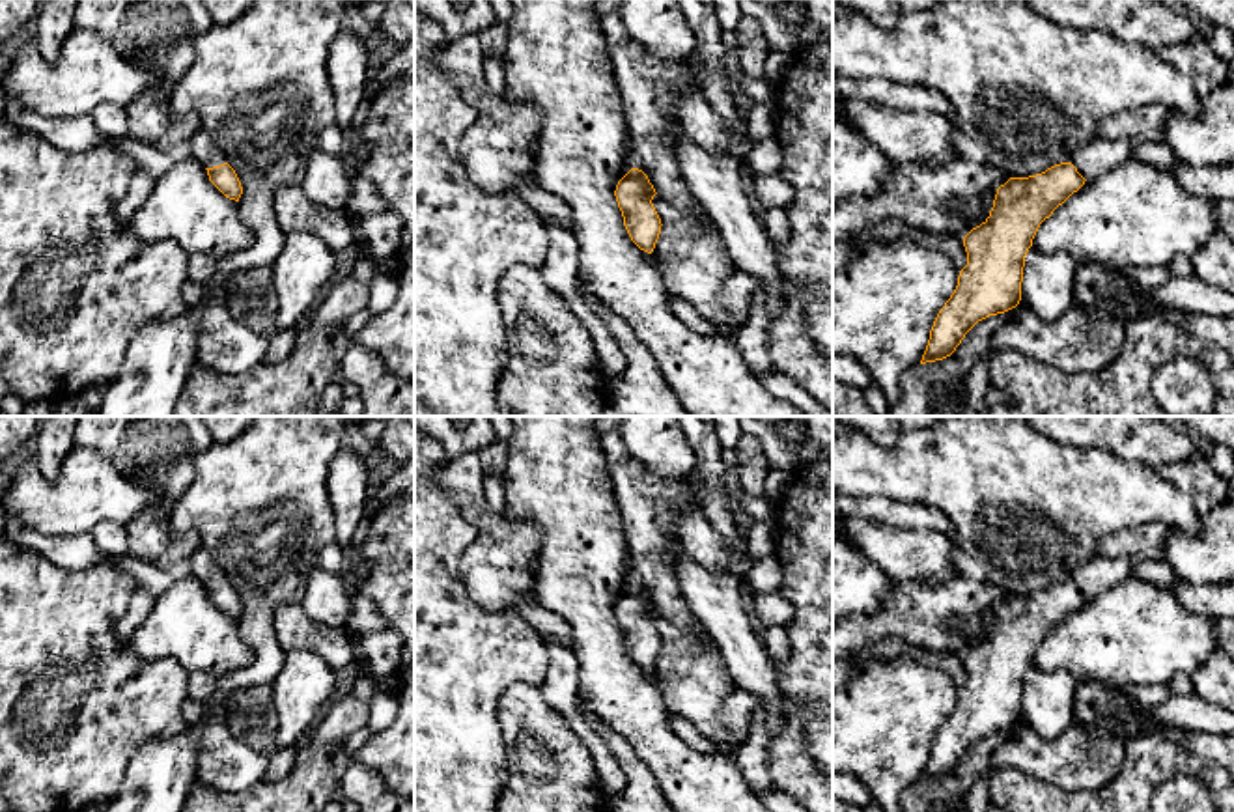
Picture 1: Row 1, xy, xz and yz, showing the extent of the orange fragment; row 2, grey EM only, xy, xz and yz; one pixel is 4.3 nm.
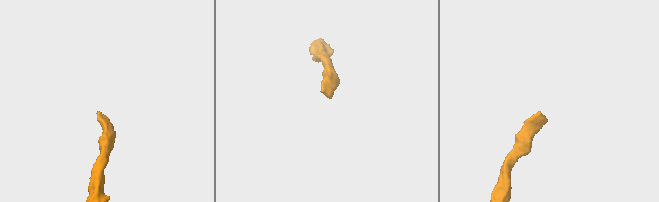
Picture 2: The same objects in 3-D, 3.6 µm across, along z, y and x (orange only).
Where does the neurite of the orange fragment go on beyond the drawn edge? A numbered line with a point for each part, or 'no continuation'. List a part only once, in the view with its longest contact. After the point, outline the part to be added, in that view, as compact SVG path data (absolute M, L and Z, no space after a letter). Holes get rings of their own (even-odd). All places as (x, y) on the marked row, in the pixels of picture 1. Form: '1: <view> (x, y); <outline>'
1: xy (204, 150); M203 131L192 134L190 157L202 162L205 168L220 166L226 162L222 149Z

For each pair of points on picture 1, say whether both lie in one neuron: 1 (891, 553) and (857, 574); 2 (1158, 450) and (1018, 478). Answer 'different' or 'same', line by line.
1: different
2: different

